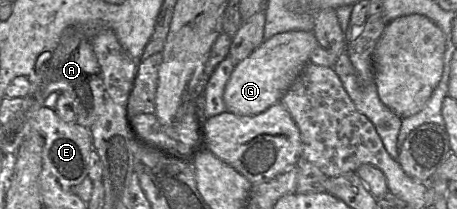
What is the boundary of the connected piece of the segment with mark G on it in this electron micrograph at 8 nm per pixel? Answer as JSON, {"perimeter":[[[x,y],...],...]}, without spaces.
{"perimeter":[[[311,31],[282,32],[264,40],[247,58],[236,64],[223,94],[227,111],[253,116],[281,102],[283,95],[310,62],[310,55],[317,45],[318,41]]]}

